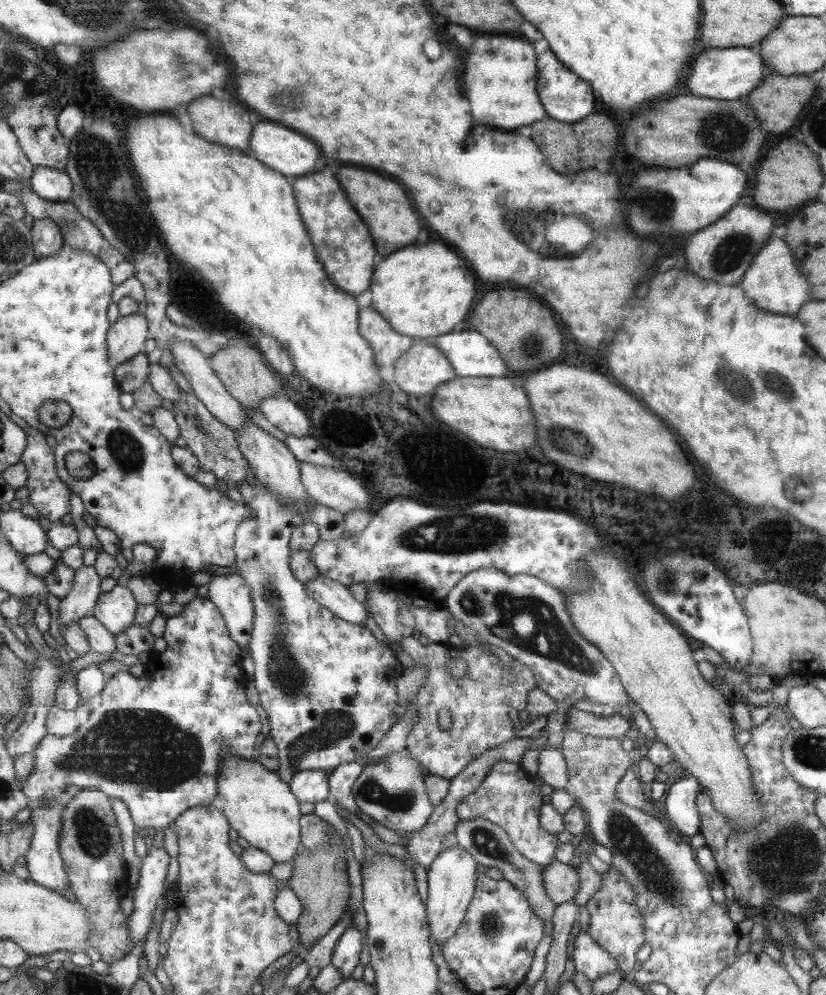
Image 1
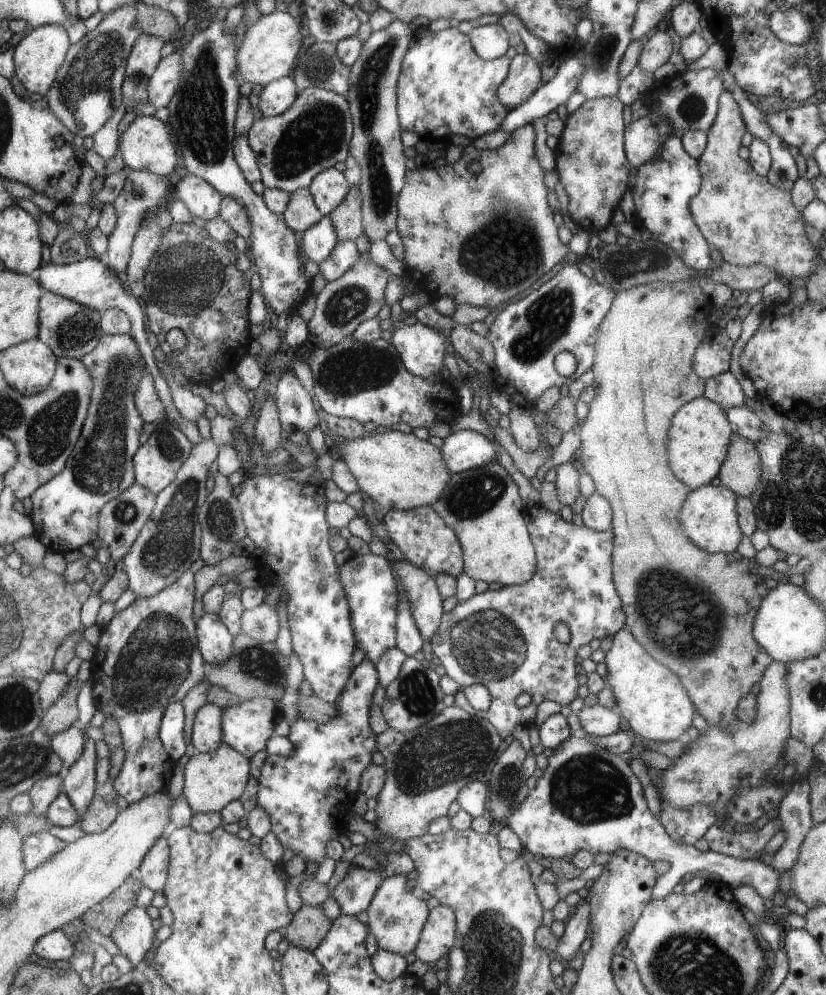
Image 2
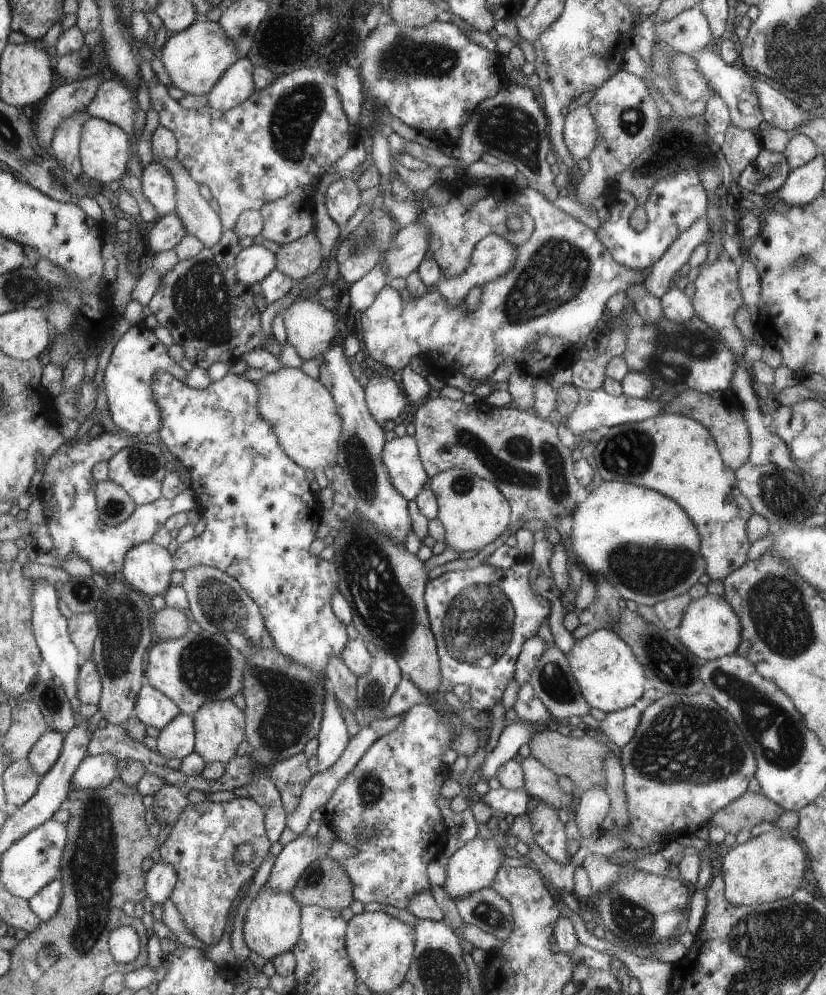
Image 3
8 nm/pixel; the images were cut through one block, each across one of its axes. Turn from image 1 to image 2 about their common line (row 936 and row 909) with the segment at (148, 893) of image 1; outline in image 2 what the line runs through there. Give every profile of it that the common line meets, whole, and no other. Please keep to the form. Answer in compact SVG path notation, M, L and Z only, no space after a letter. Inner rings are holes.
M135 907L131 909L117 925L111 939L135 968L141 966L154 944L155 930L151 926L151 917L145 909Z

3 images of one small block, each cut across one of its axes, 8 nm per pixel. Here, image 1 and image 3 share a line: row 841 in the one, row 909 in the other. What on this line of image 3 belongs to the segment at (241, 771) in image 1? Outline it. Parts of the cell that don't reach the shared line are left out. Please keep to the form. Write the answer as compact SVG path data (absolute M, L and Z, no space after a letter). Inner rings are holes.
M263 885L251 900L241 926L244 942L249 950L253 950L267 961L273 960L279 954L291 953L298 942L299 934L299 905L289 892L271 892Z

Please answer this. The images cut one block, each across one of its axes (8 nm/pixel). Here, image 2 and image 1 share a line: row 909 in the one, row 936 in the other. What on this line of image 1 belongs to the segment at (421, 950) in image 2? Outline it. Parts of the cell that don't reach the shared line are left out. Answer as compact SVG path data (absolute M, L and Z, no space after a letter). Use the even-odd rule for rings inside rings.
M458 845L442 848L439 855L430 863L426 873L427 924L430 924L431 939L435 940L438 948L441 948L443 941L447 941L455 934L466 916L466 908L474 896L476 866L474 858Z

